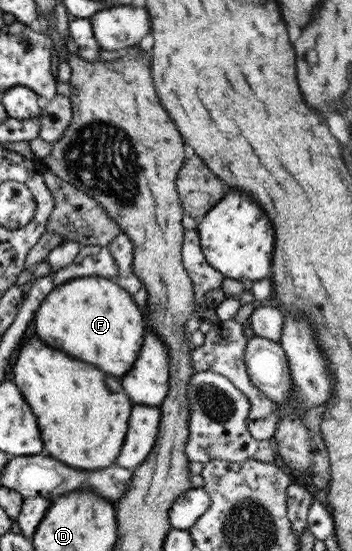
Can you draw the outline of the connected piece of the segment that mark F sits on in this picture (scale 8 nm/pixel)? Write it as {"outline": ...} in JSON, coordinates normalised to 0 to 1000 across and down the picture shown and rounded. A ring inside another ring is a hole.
{"outline":[[[281,501],[213,505],[151,525],[99,566],[99,604],[139,630],[247,655],[327,684],[378,666],[412,608],[409,568],[378,537],[327,514]]]}

